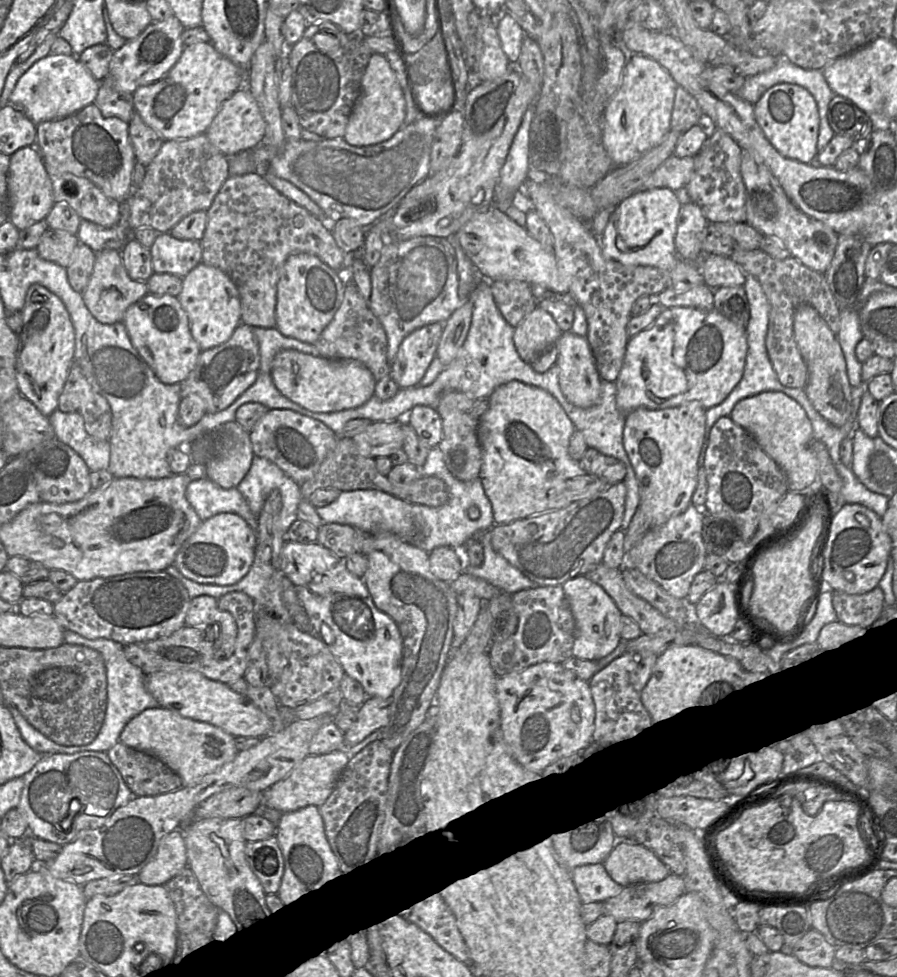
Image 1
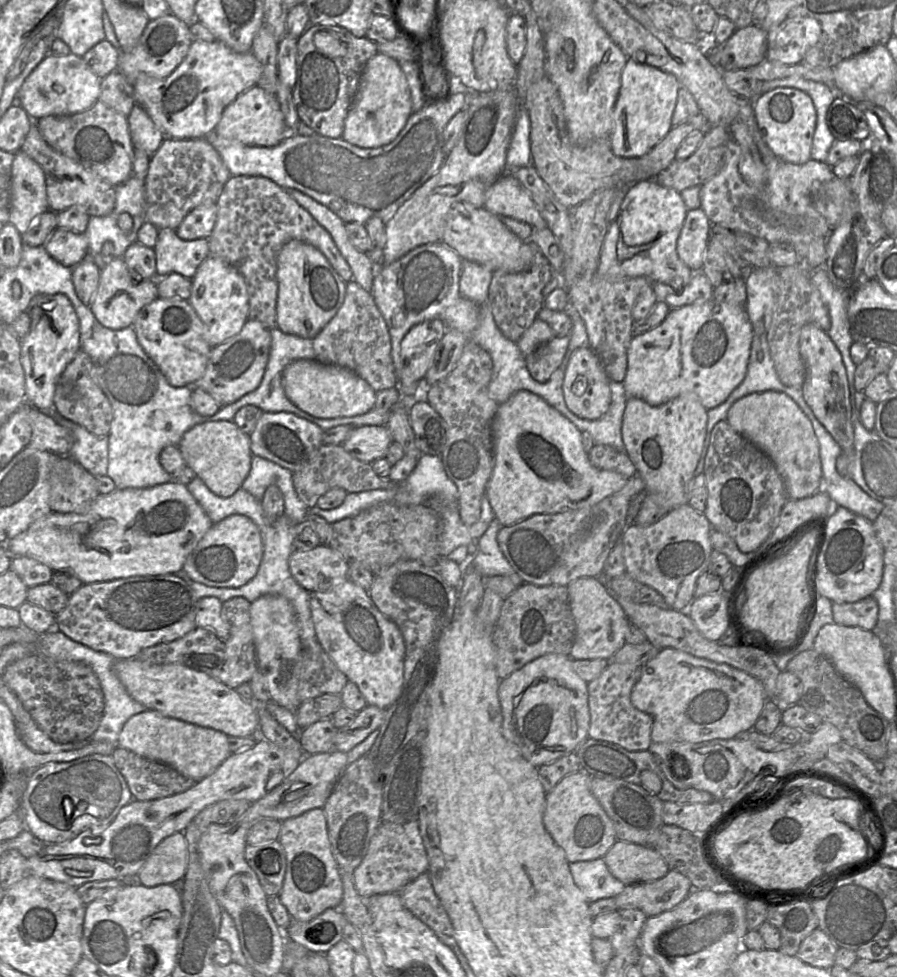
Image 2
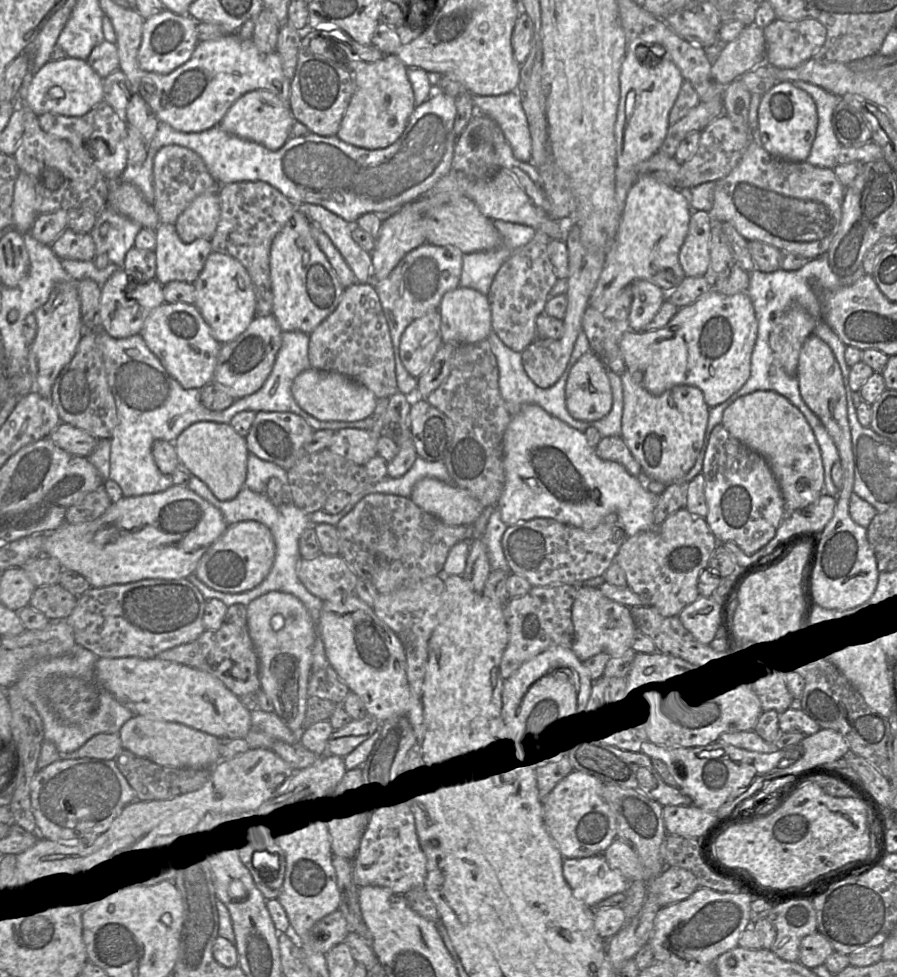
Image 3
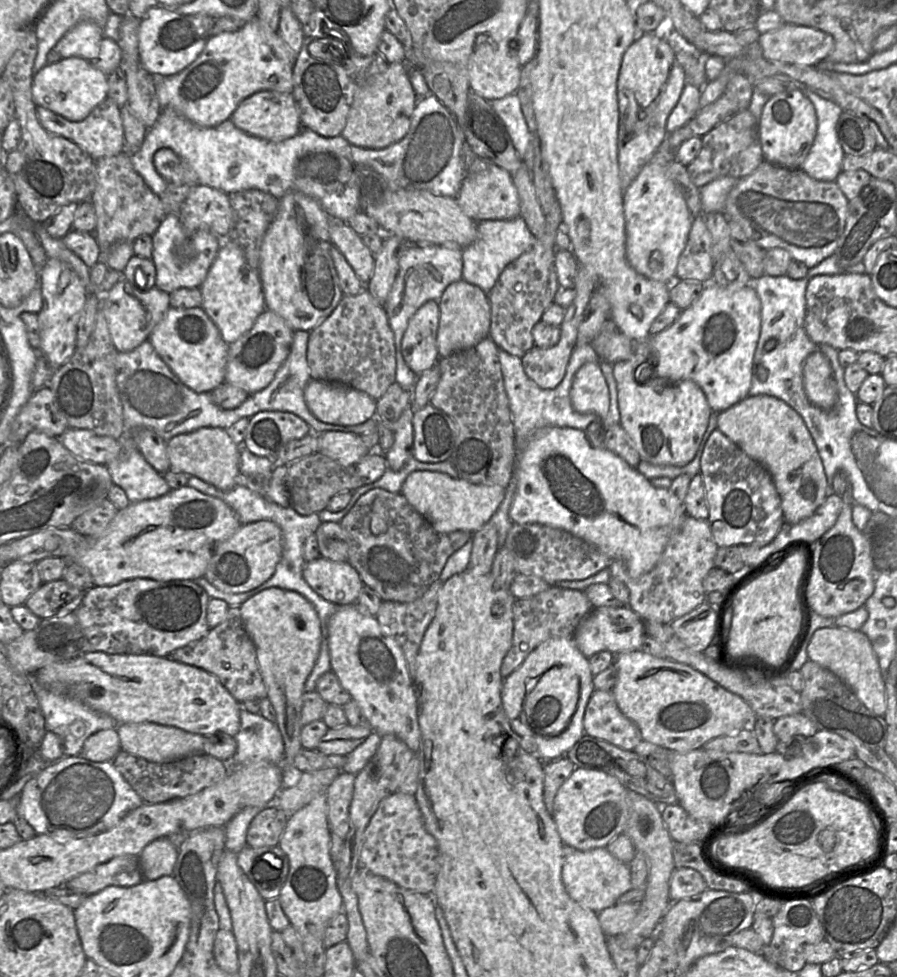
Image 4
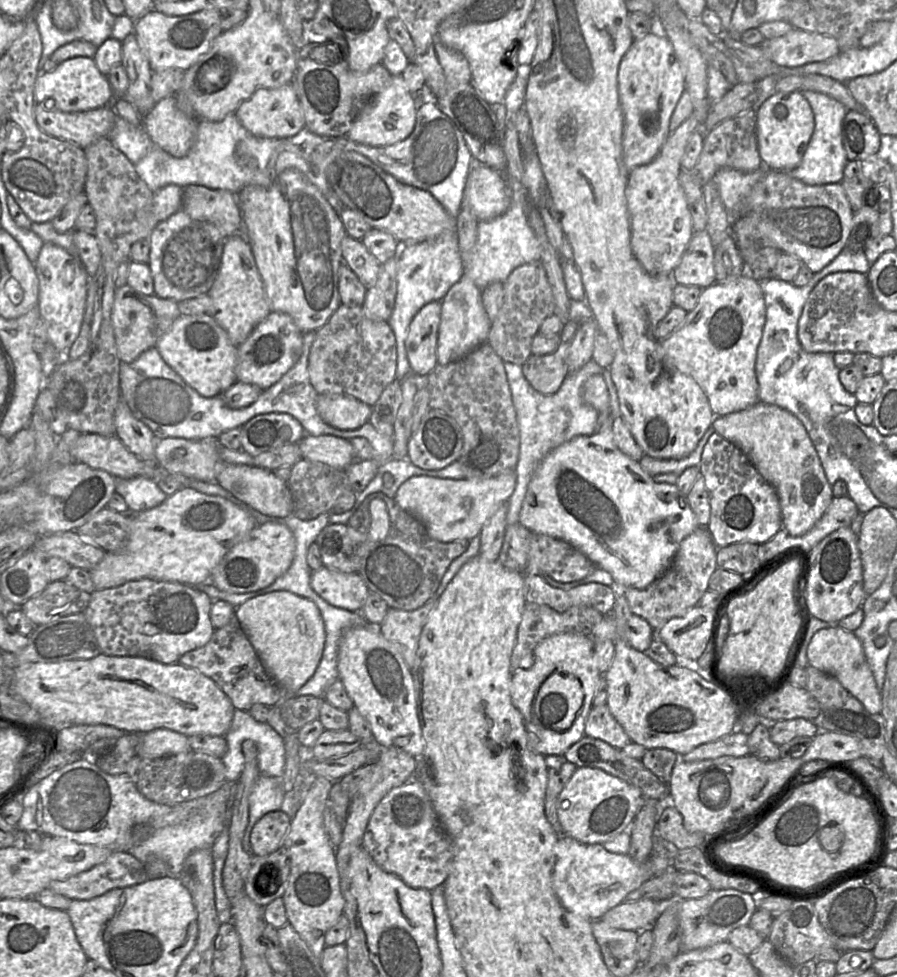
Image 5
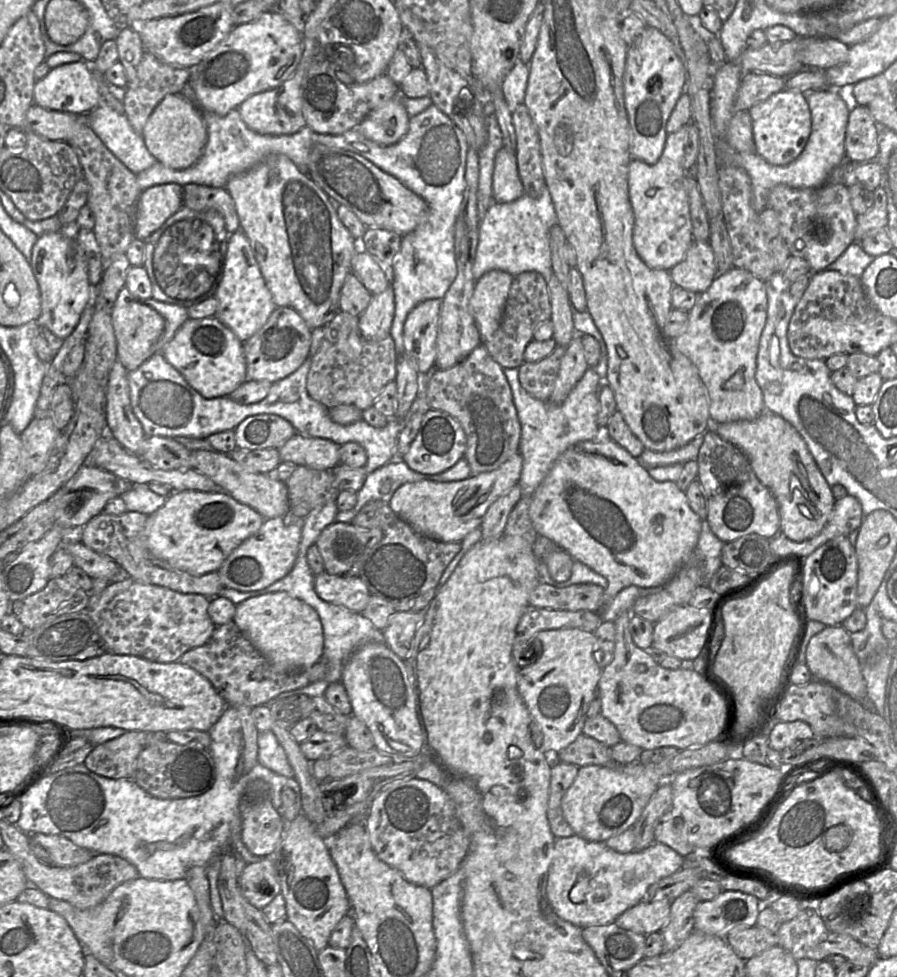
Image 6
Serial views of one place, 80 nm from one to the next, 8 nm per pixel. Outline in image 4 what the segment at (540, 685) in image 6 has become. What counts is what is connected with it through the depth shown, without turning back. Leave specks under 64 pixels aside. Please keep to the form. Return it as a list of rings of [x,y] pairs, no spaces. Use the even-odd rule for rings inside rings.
[[[553,637],[539,644],[524,662],[504,679],[501,690],[502,704],[513,731],[520,737],[520,746],[524,751],[543,762],[566,755],[584,735],[584,713],[595,689],[593,677],[589,659],[577,648],[574,639]]]

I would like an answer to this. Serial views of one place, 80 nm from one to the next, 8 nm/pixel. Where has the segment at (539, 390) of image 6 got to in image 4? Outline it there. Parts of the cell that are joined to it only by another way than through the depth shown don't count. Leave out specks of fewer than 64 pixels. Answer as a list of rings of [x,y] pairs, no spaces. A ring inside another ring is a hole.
[[[578,263],[578,270],[575,278],[575,298],[566,308],[562,324],[559,326],[561,335],[559,342],[550,348],[533,346],[522,358],[522,365],[527,376],[542,389],[554,389],[565,376],[568,363],[573,349],[577,344],[578,327],[583,318],[585,309],[589,303],[592,293],[596,290],[594,276]]]

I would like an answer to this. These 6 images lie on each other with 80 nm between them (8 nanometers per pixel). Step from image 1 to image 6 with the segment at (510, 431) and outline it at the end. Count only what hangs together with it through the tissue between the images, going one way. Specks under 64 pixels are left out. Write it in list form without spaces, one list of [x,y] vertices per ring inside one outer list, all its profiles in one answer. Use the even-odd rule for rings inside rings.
[[[604,432],[596,440],[583,441],[570,446],[557,458],[545,479],[531,496],[529,516],[538,535],[549,538],[561,549],[568,552],[574,560],[580,561],[607,579],[608,587],[604,592],[603,607],[610,605],[617,593],[628,586],[660,588],[669,582],[694,552],[702,528],[702,519],[691,509],[685,491],[681,490],[676,482],[657,482],[652,479],[648,473],[648,468],[639,459],[633,457],[624,448],[608,438]]]

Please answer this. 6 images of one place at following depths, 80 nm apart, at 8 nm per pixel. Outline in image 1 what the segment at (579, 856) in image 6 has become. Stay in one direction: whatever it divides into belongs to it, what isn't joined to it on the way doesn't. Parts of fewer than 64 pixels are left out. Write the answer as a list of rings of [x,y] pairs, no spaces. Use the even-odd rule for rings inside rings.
[[[603,863],[577,866],[571,870],[571,877],[582,904],[604,903],[624,888],[609,876]]]

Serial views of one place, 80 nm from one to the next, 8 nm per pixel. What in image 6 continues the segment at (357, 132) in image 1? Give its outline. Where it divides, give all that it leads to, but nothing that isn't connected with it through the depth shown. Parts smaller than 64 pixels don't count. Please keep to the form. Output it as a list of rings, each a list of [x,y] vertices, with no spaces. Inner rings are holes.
[[[398,95],[373,110],[357,128],[367,139],[391,146],[407,134],[410,118]]]

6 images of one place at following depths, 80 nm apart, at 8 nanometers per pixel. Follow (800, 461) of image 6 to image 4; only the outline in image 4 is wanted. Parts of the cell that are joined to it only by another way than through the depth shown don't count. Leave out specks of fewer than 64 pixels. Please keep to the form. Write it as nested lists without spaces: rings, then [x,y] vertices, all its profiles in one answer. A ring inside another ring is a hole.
[[[769,395],[748,396],[718,414],[717,429],[769,472],[780,496],[786,523],[797,524],[810,517],[830,494],[830,487],[815,442],[802,417],[784,401]]]

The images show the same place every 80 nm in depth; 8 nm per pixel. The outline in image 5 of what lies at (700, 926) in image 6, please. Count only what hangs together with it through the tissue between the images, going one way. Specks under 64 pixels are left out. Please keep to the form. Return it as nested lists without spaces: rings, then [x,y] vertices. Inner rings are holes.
[[[712,889],[702,898],[680,901],[681,951],[702,949],[728,941],[734,929],[749,925],[756,910],[752,895],[735,889]]]

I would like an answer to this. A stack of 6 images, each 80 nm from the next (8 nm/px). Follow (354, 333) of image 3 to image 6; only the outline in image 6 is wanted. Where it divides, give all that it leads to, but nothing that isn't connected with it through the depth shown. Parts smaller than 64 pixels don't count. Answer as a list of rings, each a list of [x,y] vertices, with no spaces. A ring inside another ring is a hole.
[[[338,311],[335,317],[324,328],[324,337],[320,347],[312,358],[307,376],[309,396],[331,409],[338,405],[354,405],[362,411],[372,407],[383,388],[396,378],[398,354],[391,335],[379,341],[366,340],[359,330],[359,317],[344,311]]]

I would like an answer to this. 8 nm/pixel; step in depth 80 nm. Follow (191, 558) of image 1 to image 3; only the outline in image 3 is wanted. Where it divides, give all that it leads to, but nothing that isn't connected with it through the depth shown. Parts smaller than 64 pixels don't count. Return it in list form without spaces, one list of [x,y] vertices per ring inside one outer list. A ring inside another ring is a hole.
[[[258,521],[228,525],[225,532],[204,553],[194,574],[211,589],[223,593],[241,593],[258,586],[269,574],[275,559],[274,537]]]

